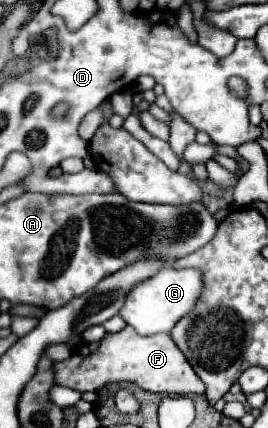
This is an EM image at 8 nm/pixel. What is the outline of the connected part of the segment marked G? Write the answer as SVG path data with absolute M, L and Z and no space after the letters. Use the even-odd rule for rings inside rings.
M171 266L161 268L151 278L139 282L127 292L125 306L119 310L119 316L133 326L141 336L151 336L159 332L169 332L181 316L193 310L199 294L201 294L201 272L187 268L187 270L173 270Z

